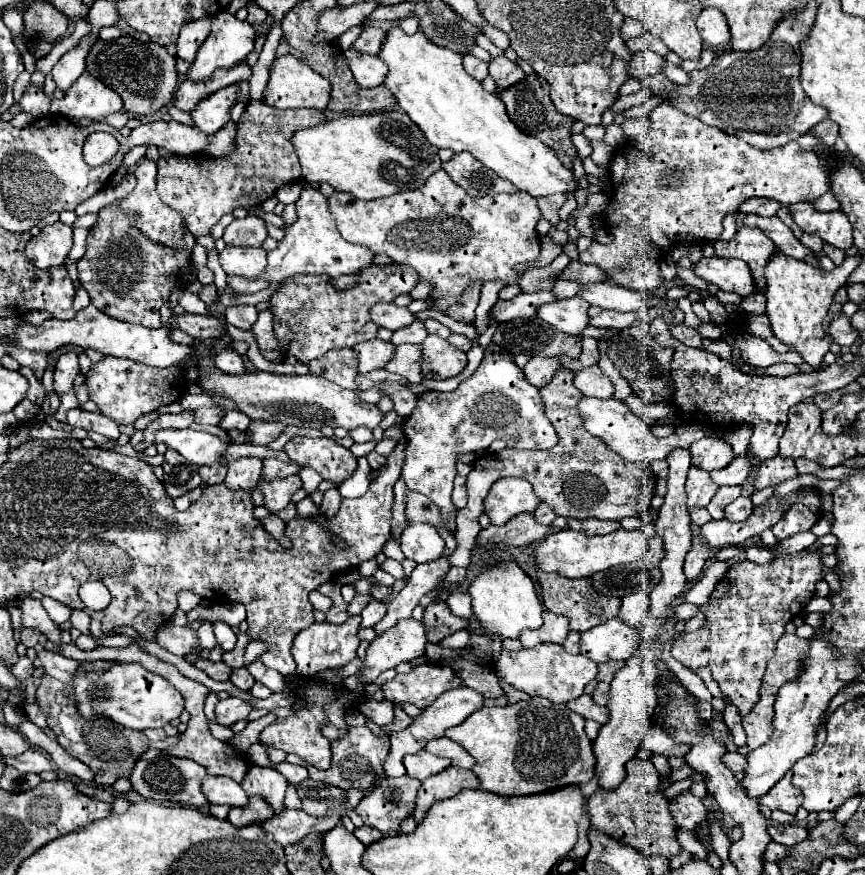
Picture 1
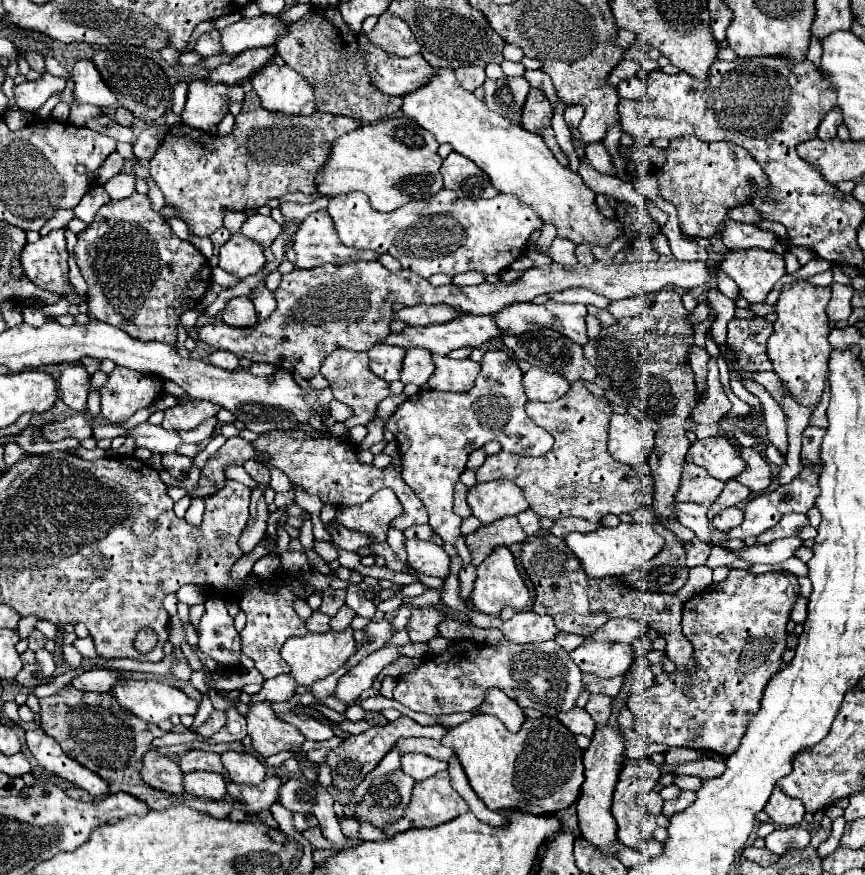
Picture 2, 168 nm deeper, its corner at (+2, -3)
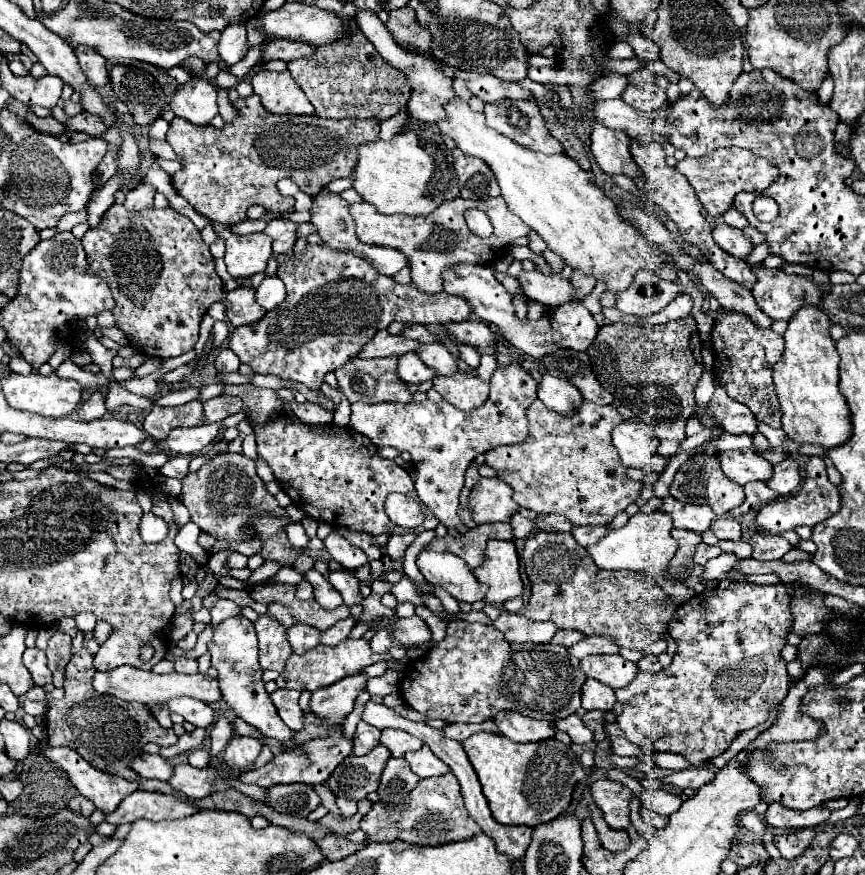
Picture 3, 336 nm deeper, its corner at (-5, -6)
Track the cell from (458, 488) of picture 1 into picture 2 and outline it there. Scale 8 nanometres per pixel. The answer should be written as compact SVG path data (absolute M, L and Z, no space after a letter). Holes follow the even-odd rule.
M462 481L456 483L456 491L454 491L454 513L460 515L460 517L468 517L472 513L470 505L466 501L466 493L468 493L468 487Z

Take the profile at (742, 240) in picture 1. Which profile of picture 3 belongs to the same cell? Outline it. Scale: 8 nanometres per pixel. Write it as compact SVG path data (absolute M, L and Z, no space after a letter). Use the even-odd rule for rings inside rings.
M759 264L753 266L753 272L757 276L757 282L755 282L755 288L753 288L753 296L755 296L755 302L759 304L759 308L769 314L773 320L785 320L789 322L795 312L803 306L821 306L821 292L817 290L817 286L805 278L805 276L789 276L785 274L783 270L777 270L777 268L763 268Z

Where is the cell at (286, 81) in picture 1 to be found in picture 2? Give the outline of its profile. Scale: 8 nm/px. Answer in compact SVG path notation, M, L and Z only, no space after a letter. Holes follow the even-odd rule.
M276 63L264 65L260 71L256 71L250 77L250 83L260 97L264 109L274 111L274 113L286 113L286 115L310 115L316 111L316 97L314 97L314 87L304 81L304 77L294 71L290 65L278 67Z

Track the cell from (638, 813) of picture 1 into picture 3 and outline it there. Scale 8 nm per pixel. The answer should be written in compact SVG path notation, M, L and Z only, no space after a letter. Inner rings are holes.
M597 780L591 784L591 796L611 828L625 830L629 826L631 790L627 786L611 780Z

